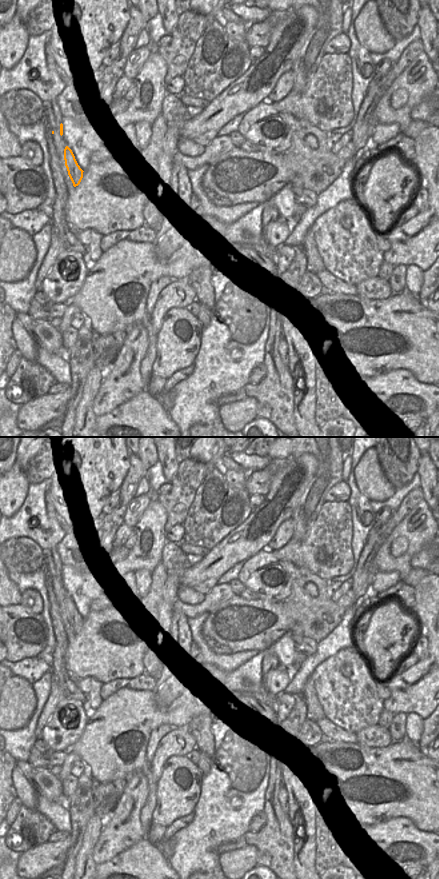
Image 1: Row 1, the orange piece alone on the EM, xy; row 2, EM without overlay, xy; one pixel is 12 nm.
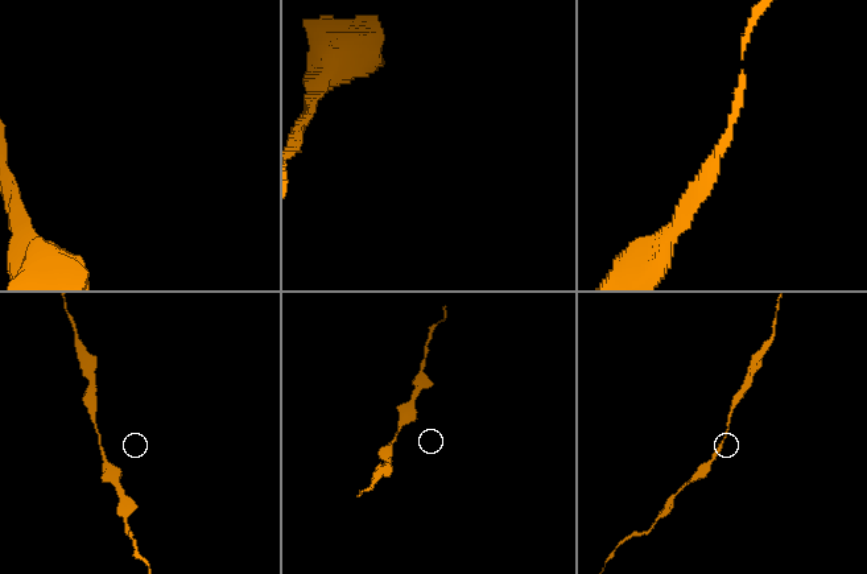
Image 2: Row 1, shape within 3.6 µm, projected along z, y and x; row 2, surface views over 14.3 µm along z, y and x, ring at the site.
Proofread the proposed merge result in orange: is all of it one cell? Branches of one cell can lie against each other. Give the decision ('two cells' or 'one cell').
one cell

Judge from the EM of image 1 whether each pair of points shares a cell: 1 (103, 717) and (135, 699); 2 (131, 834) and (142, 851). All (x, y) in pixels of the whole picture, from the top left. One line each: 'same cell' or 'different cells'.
1: same cell
2: different cells

